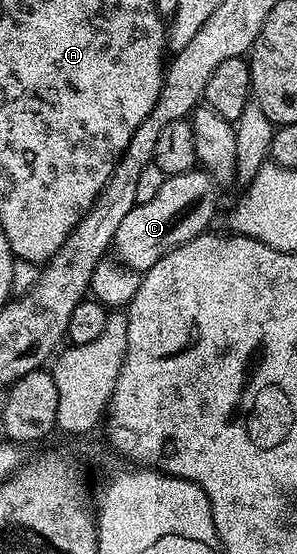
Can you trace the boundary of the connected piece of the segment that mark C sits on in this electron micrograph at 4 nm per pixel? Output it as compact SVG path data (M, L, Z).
M202 168L168 175L155 197L147 200L147 204L137 204L131 208L131 212L127 212L126 218L119 223L119 232L115 232L112 245L116 261L131 270L144 272L150 270L167 252L190 242L193 237L189 234L189 202L207 188L207 182L214 182L213 177Z

